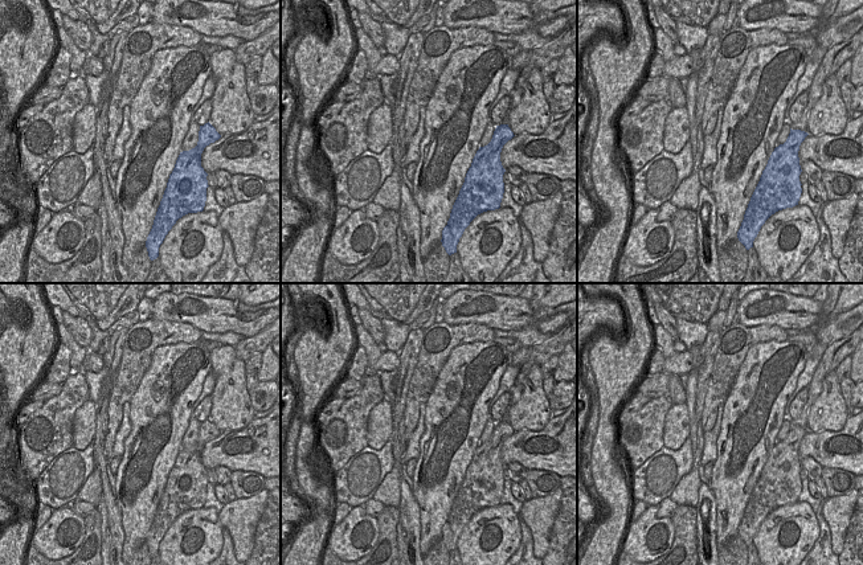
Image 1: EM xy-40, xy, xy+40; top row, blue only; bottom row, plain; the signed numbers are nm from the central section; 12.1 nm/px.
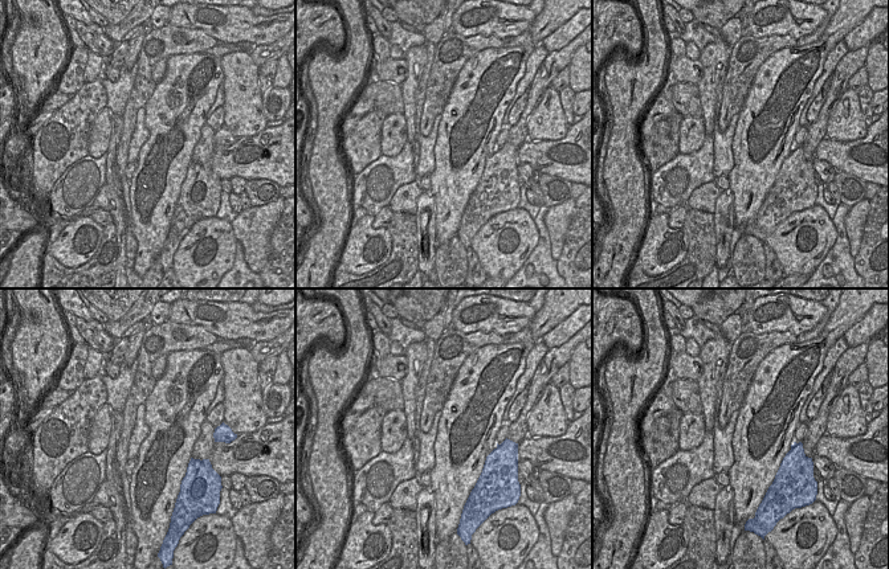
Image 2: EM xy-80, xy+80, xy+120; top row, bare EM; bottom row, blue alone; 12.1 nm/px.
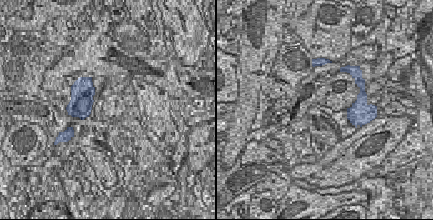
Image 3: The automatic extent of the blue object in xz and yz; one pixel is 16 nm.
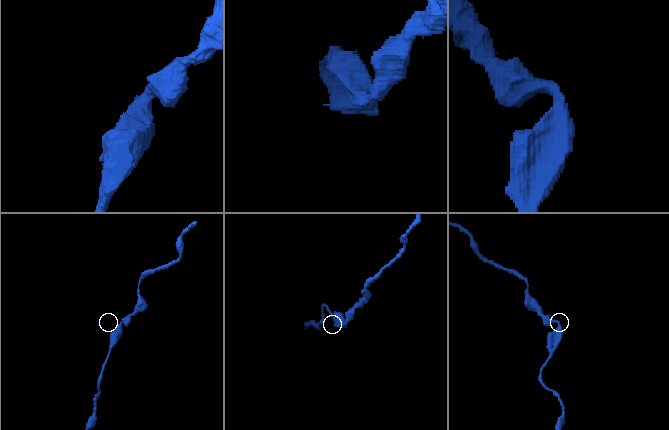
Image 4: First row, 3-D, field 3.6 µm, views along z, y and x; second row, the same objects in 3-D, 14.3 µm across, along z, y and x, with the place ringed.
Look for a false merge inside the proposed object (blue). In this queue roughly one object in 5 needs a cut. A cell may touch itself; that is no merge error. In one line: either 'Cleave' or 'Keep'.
Keep

